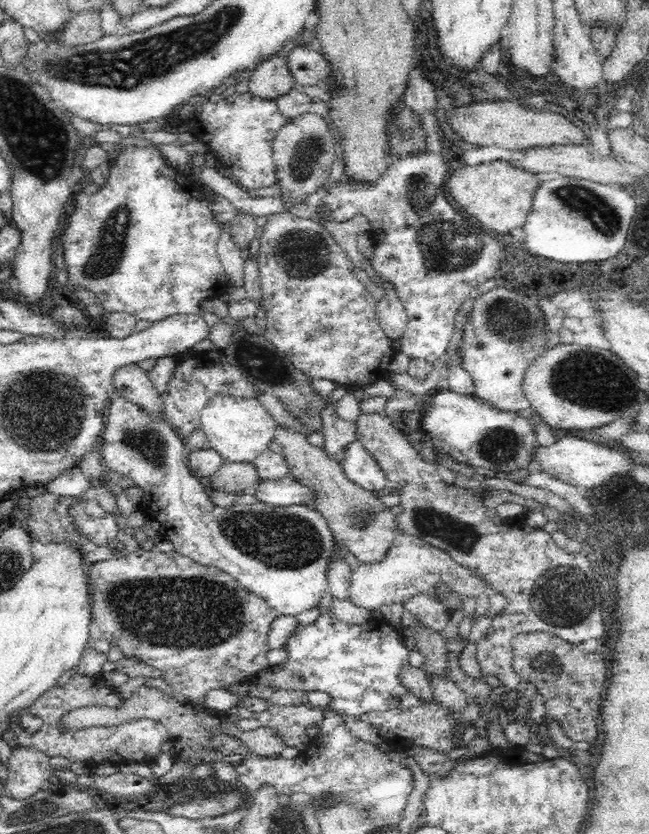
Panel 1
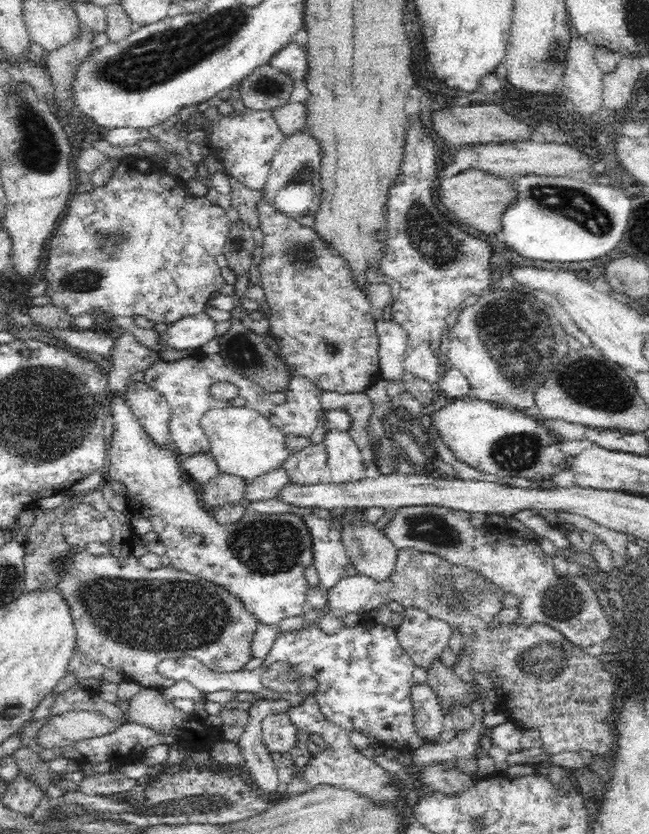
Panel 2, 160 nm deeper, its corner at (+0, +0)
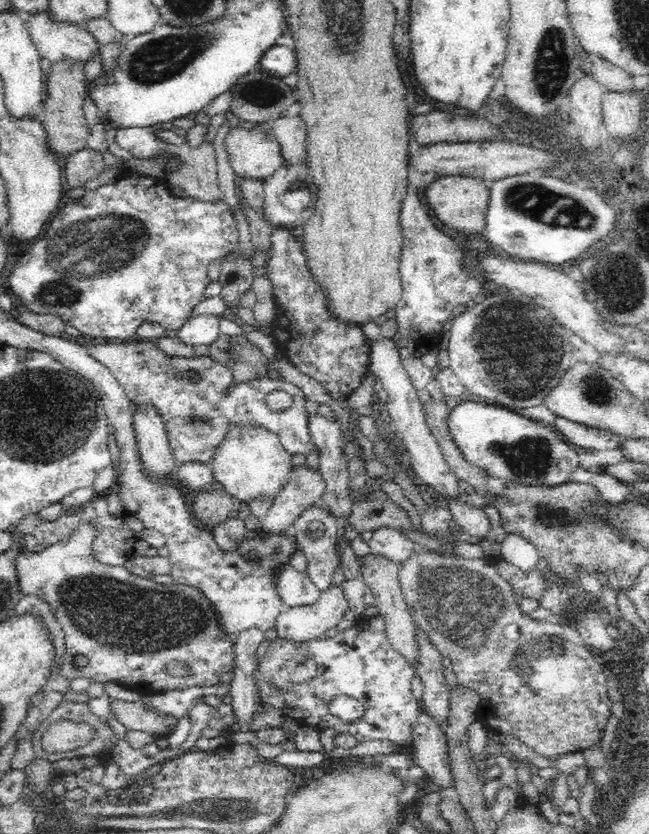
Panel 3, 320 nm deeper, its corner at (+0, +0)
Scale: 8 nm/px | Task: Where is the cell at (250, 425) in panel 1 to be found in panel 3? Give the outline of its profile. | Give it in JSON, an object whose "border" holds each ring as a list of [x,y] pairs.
{"border":[[[236,423],[225,432],[210,460],[213,480],[222,483],[231,496],[249,504],[256,496],[275,498],[287,483],[291,454],[280,442],[278,434],[254,423]]]}

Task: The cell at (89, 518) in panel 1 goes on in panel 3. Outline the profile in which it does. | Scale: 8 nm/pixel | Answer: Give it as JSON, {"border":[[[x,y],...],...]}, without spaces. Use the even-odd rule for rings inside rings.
{"border":[[[82,521],[66,536],[40,552],[18,553],[14,563],[18,571],[18,585],[22,593],[30,593],[48,600],[54,618],[65,632],[66,656],[58,666],[58,674],[69,679],[90,678],[95,682],[117,682],[135,687],[138,693],[153,694],[178,690],[195,685],[211,685],[220,680],[224,672],[236,666],[234,646],[238,634],[226,633],[218,616],[216,605],[198,587],[186,583],[158,584],[152,577],[142,577],[123,566],[103,564],[94,558],[92,544],[100,530],[90,521]],[[76,656],[88,659],[86,672],[78,674],[80,668],[74,664]],[[172,661],[190,663],[192,674],[187,678],[176,678],[163,671]]]}

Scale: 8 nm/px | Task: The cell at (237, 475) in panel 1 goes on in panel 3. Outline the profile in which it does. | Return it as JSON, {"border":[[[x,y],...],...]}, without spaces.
{"border":[[[214,480],[200,492],[193,493],[190,498],[193,504],[192,514],[199,523],[209,528],[229,516],[246,519],[251,514],[249,504],[231,496],[222,483]]]}

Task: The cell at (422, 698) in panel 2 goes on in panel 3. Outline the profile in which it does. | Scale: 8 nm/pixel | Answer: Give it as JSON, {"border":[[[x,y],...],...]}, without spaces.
{"border":[[[420,709],[412,726],[412,739],[417,766],[424,770],[438,788],[452,786],[452,772],[448,761],[447,737],[434,716]]]}

